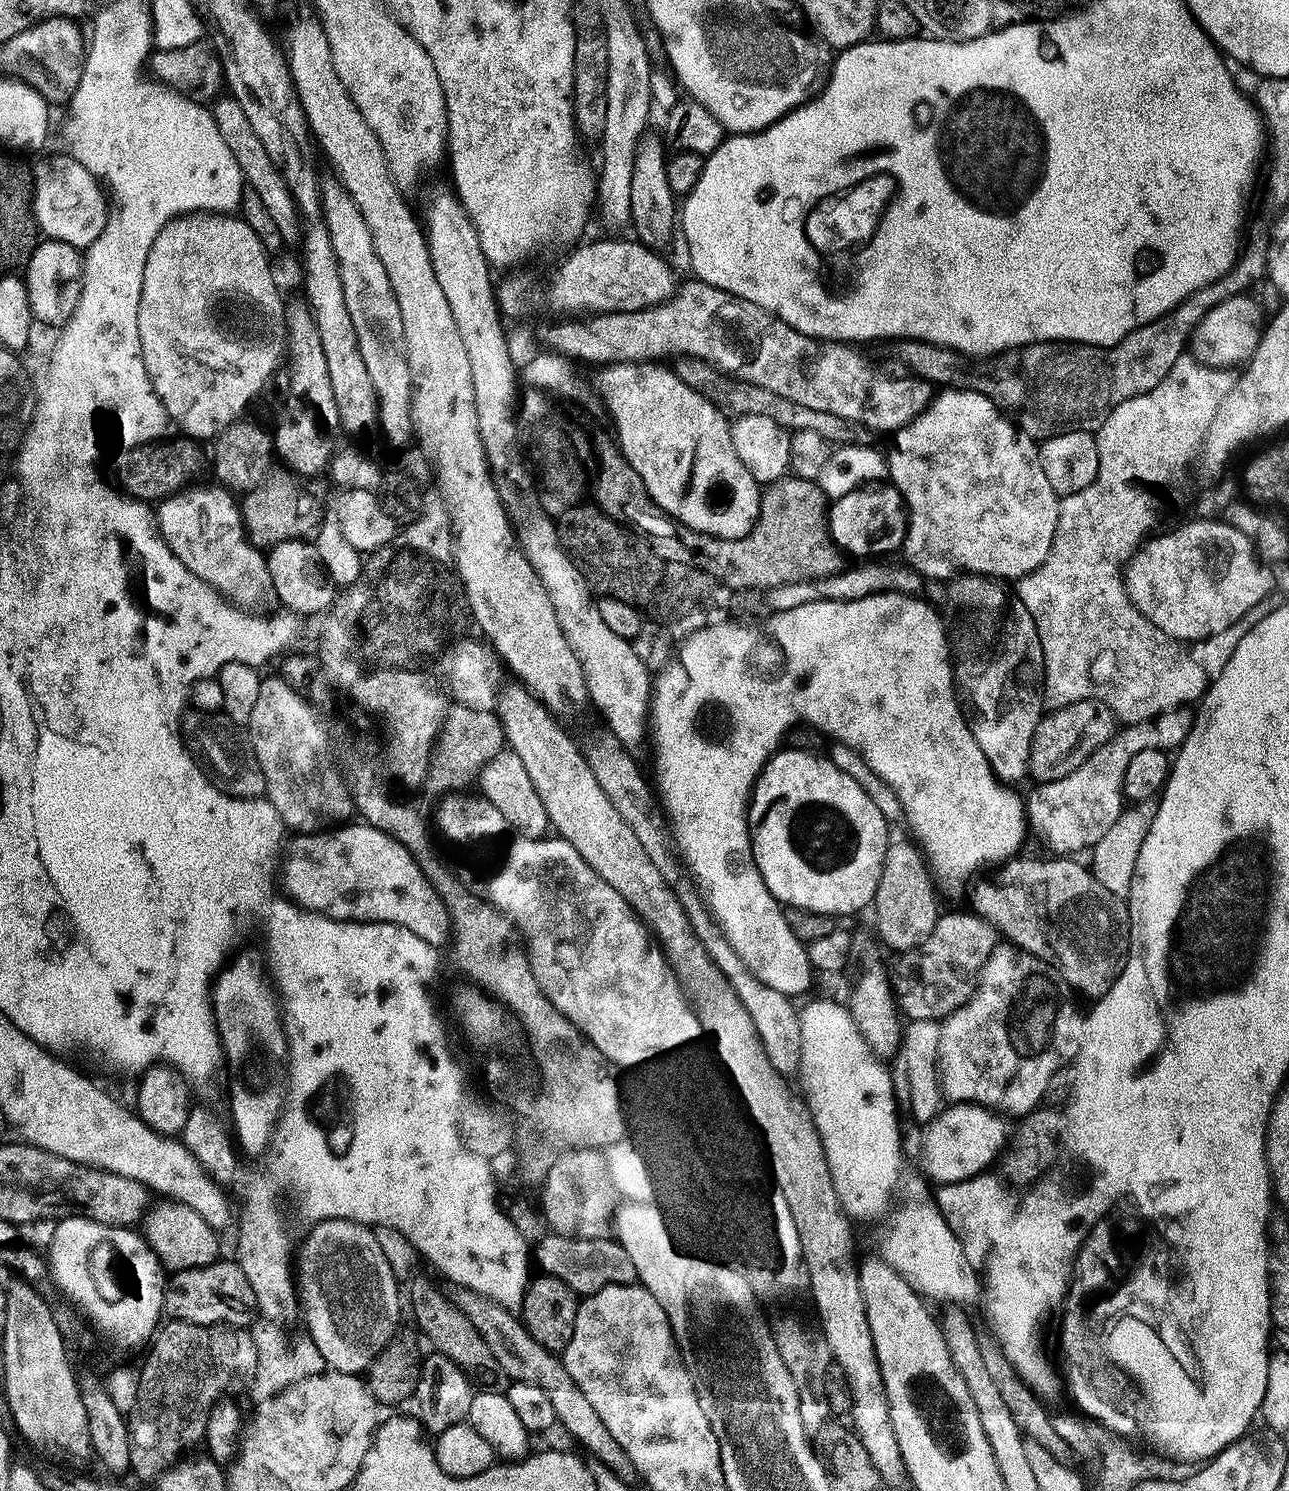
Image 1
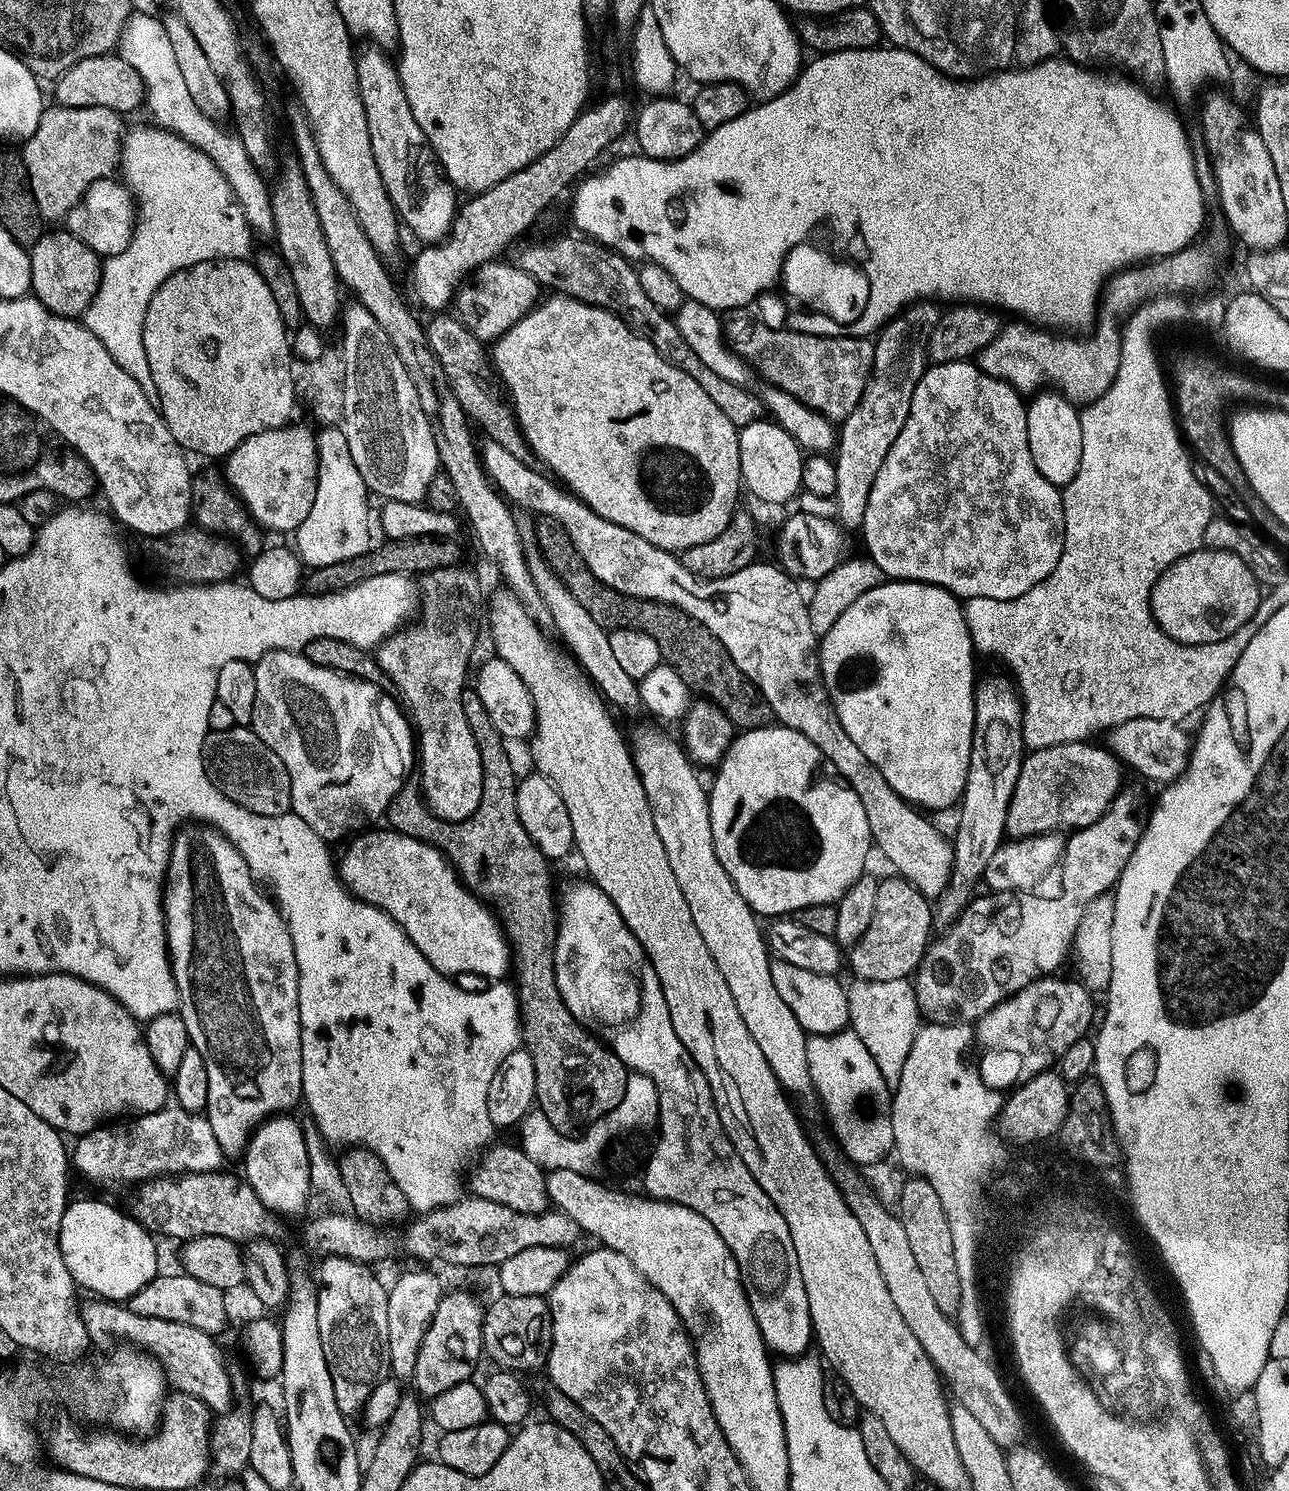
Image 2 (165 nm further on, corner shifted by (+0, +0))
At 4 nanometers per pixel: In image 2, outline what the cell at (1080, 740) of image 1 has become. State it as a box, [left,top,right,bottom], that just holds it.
[1106,718,1192,786]

